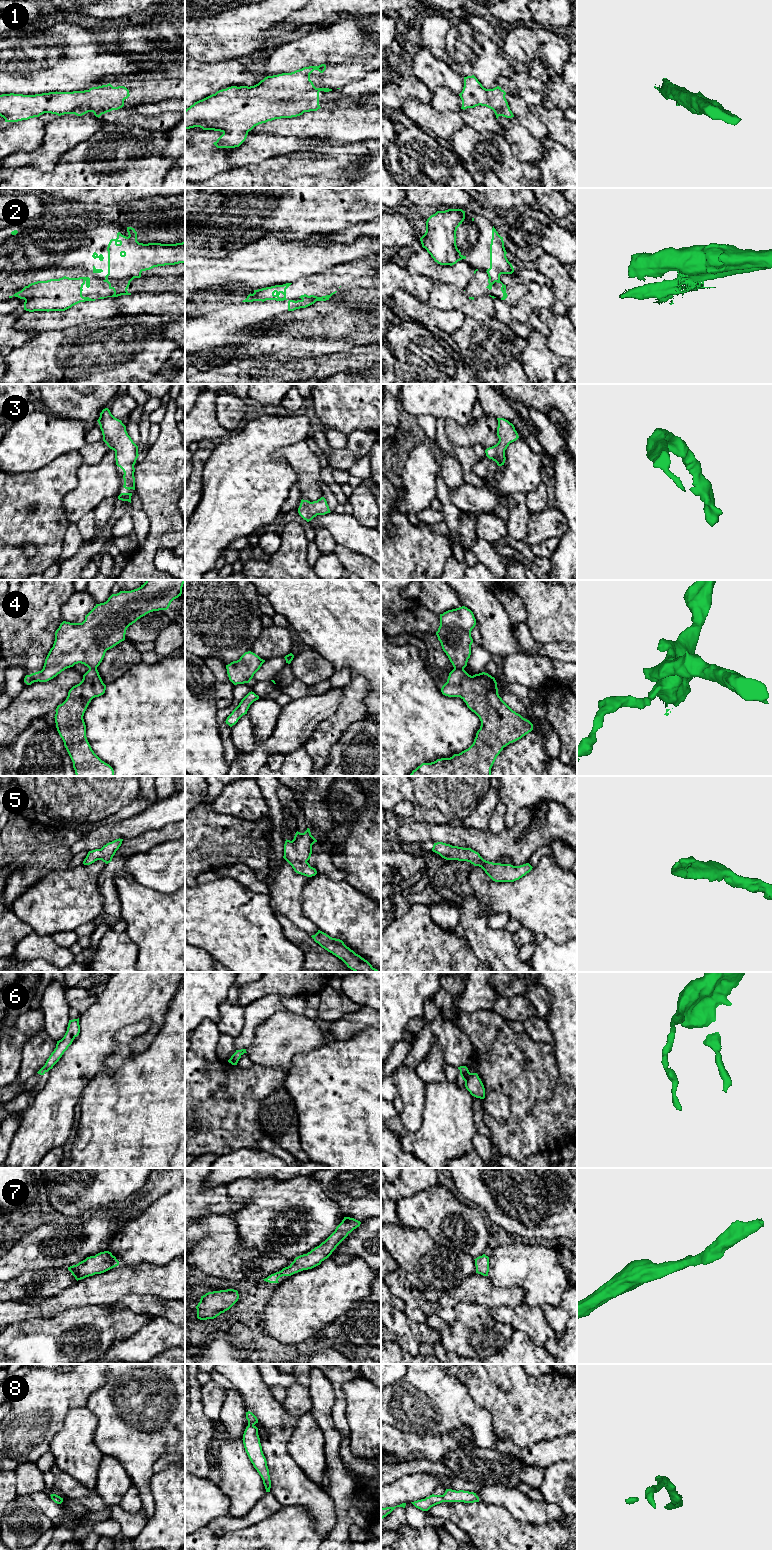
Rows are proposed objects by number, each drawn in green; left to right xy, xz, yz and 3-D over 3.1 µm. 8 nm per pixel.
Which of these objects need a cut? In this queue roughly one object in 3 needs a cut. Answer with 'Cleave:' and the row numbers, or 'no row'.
Cleave: 2, 4

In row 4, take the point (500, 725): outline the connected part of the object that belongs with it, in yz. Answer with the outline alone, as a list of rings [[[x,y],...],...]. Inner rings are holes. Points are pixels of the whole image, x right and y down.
[[[453,669],[441,692],[460,697],[481,721],[473,744],[450,758],[422,763],[410,776],[491,776],[491,768],[504,747],[533,730],[533,724],[513,711],[499,696],[497,682],[488,673],[473,676]]]

